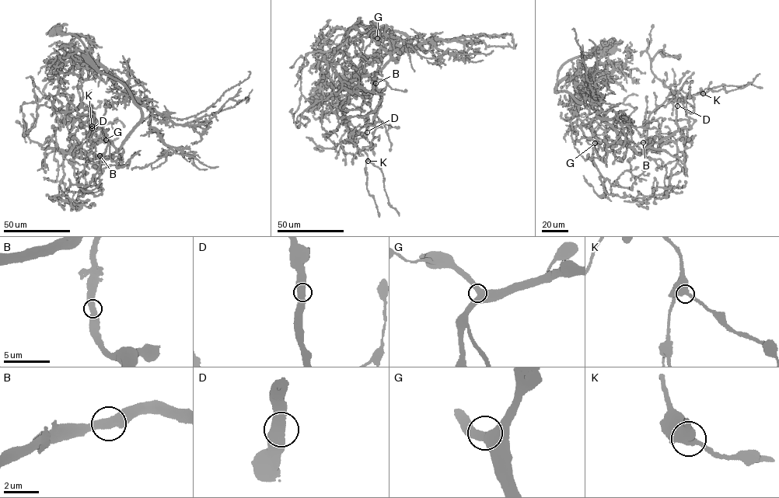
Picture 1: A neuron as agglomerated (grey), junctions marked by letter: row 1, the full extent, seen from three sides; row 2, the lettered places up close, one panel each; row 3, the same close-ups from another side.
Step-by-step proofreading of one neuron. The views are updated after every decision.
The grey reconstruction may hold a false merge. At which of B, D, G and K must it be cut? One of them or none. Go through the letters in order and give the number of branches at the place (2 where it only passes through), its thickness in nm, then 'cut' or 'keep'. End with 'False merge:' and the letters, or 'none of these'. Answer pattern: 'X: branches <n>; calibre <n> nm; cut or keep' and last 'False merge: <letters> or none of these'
B: branches 2; calibre 550 nm; keep
D: branches 2; calibre 550 nm; keep
G: branches 2; calibre 480 nm; keep
K: branches 2; calibre 550 nm; keep
False merge: none of these

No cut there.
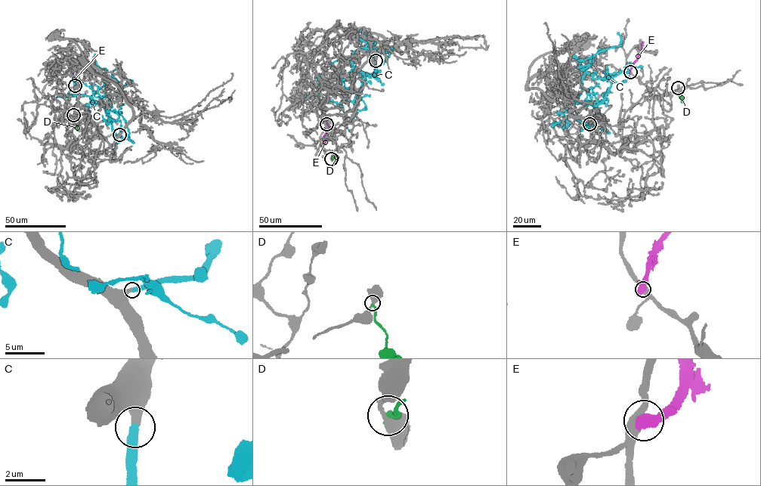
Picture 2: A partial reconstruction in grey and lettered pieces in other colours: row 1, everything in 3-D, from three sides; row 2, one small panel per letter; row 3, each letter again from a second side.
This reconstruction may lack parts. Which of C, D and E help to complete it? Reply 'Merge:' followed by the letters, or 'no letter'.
Merge: C

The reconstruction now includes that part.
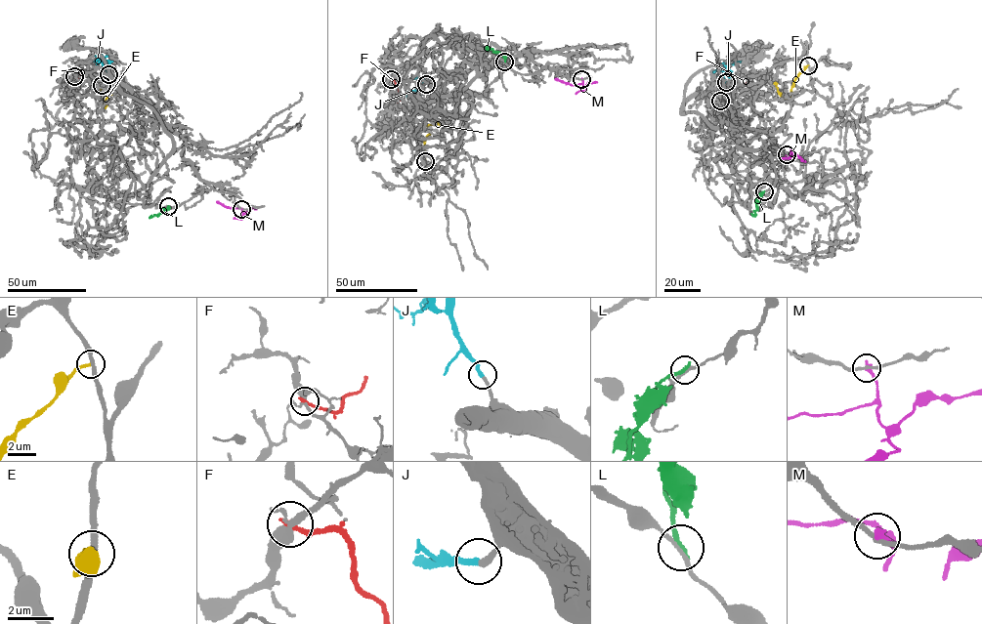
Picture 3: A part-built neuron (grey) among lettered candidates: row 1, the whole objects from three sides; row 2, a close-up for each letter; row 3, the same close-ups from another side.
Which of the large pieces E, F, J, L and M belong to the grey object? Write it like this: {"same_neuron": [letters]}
{"same_neuron": ["J"]}

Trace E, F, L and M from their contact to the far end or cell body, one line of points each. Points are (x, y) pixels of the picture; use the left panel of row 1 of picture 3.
E: (102, 85), (105, 108), (106, 98), (111, 94), (116, 96)
F: (74, 76), (86, 72)
L: (168, 206), (157, 215), (151, 215)
M: (241, 209), (227, 207), (216, 202)

